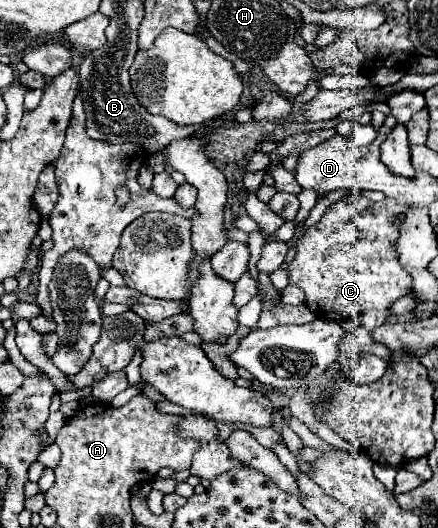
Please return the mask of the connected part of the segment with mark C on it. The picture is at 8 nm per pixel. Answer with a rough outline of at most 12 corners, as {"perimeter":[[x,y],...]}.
{"perimeter":[[360,193],[306,229],[290,285],[320,319],[388,311],[412,289],[390,223]]}

